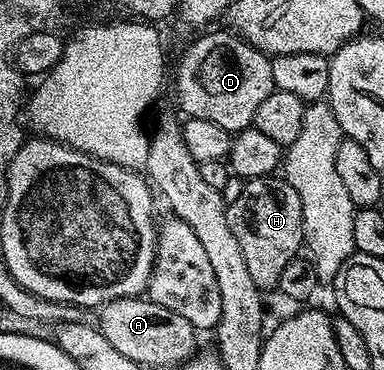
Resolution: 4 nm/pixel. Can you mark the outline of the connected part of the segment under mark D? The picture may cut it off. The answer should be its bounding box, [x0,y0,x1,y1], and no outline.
[173,32,275,135]

